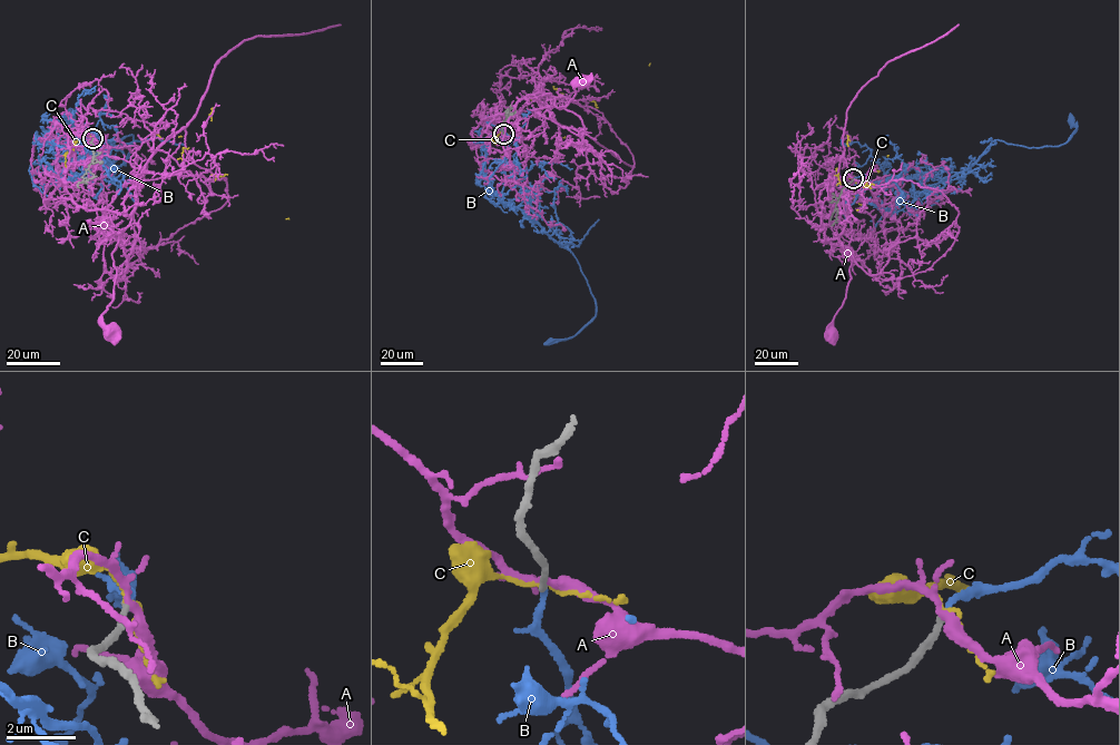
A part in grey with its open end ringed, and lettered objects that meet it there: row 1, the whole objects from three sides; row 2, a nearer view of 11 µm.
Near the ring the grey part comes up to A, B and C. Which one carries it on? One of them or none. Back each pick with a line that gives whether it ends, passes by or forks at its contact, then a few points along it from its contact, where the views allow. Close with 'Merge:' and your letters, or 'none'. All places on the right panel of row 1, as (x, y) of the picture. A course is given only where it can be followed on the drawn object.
B: it ends; course (853, 178), (916, 178), (935, 185), (973, 164), (994, 140), (1028, 147), (1064, 144), (1077, 128), (1072, 121)
Merge: B

